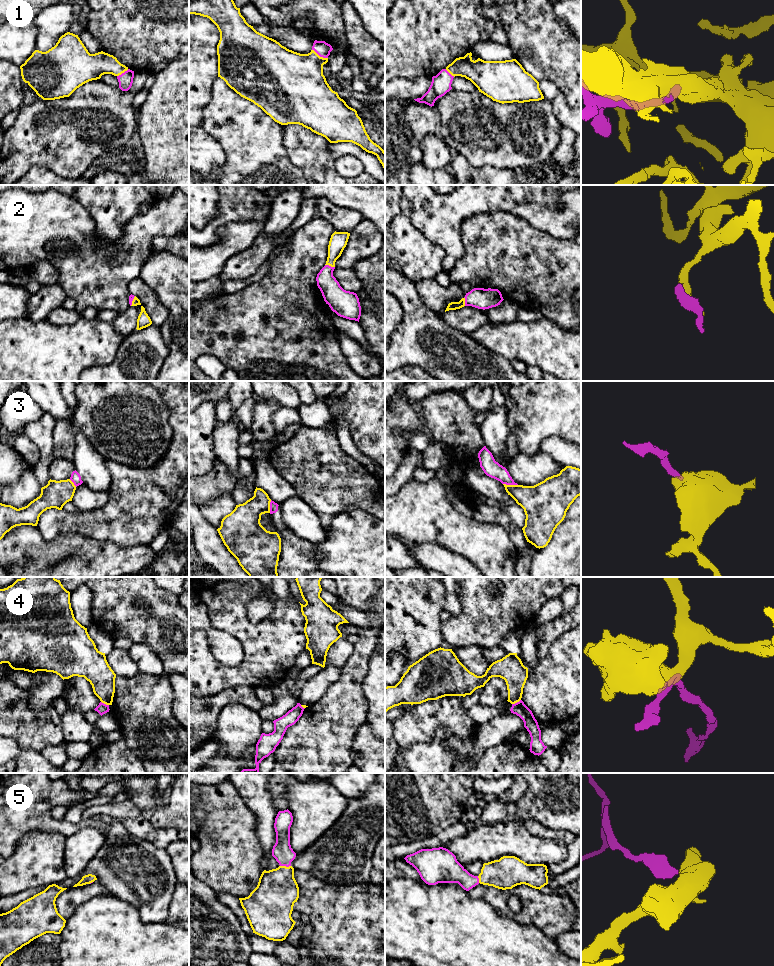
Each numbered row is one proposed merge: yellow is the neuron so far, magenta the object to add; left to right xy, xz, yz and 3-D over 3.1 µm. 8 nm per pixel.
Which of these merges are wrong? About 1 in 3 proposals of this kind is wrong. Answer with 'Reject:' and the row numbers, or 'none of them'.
Reject: 3, 4

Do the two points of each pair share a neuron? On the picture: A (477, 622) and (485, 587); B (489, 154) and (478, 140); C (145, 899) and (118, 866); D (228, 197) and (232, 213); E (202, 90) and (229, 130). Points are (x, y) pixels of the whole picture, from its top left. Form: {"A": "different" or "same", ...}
{"A": "same", "B": "same", "C": "same", "D": "same", "E": "different"}

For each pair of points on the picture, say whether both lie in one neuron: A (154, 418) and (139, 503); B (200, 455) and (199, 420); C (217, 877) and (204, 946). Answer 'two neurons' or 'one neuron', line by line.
A: two neurons
B: one neuron
C: two neurons

